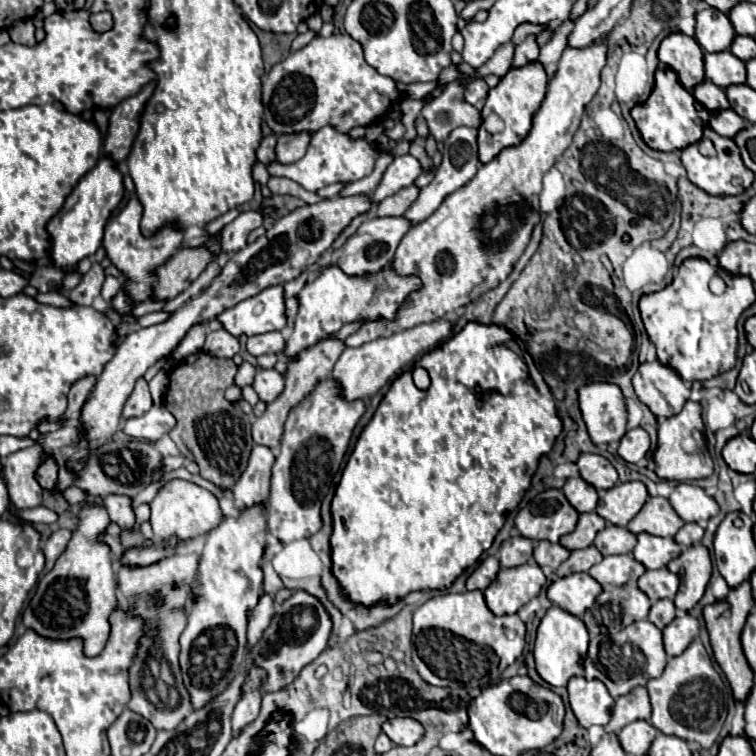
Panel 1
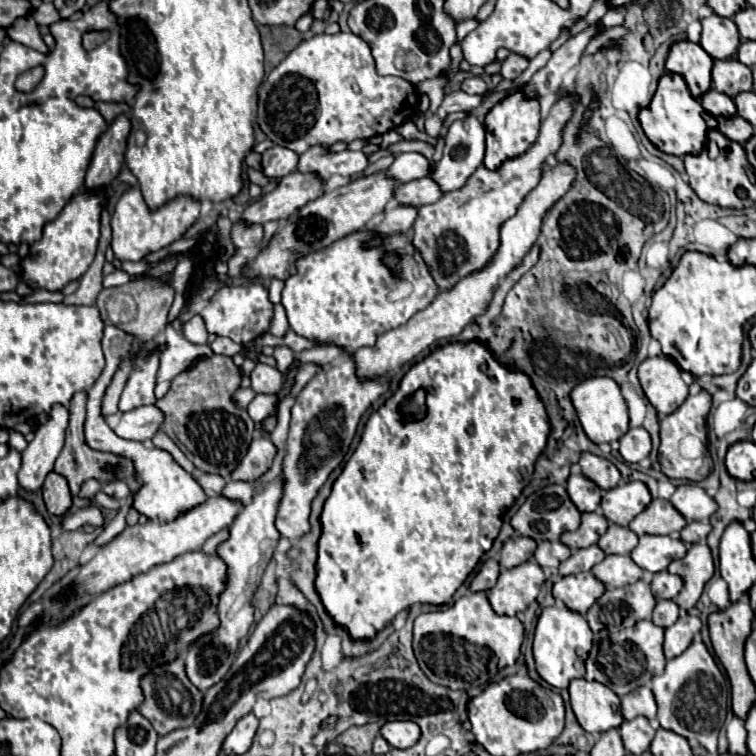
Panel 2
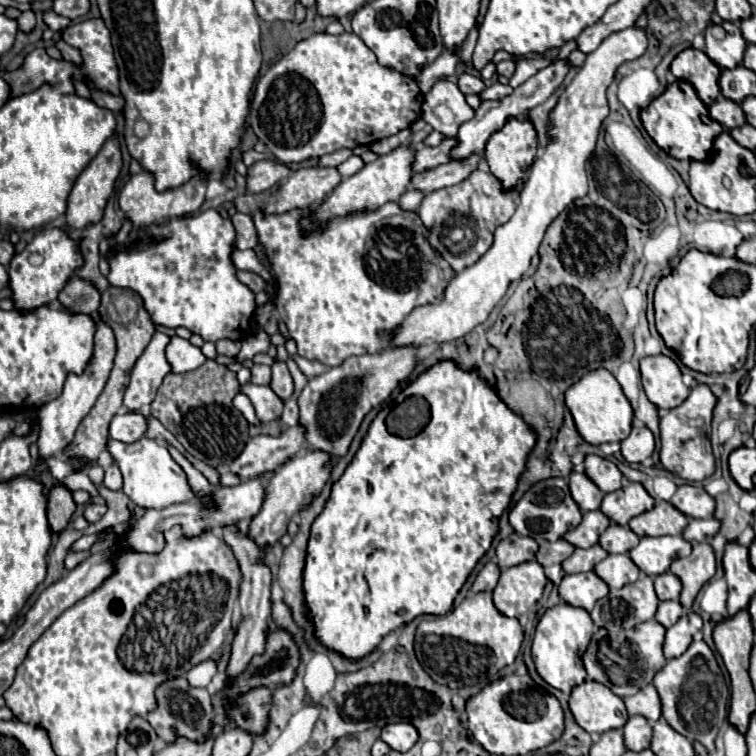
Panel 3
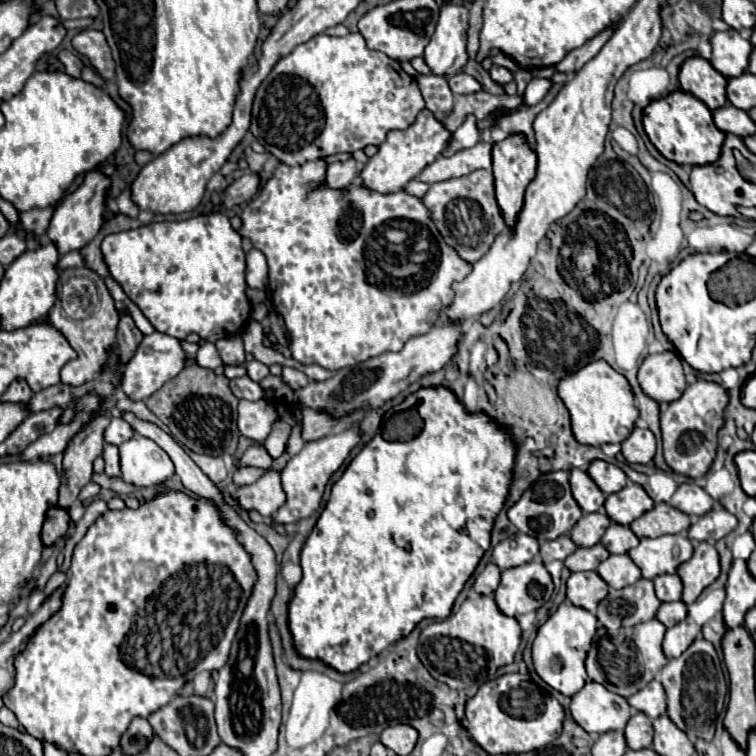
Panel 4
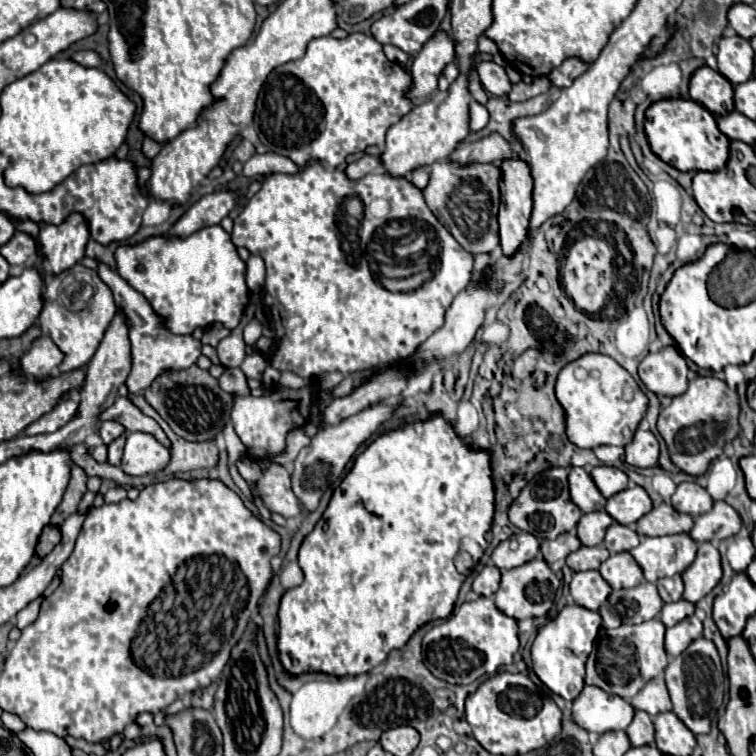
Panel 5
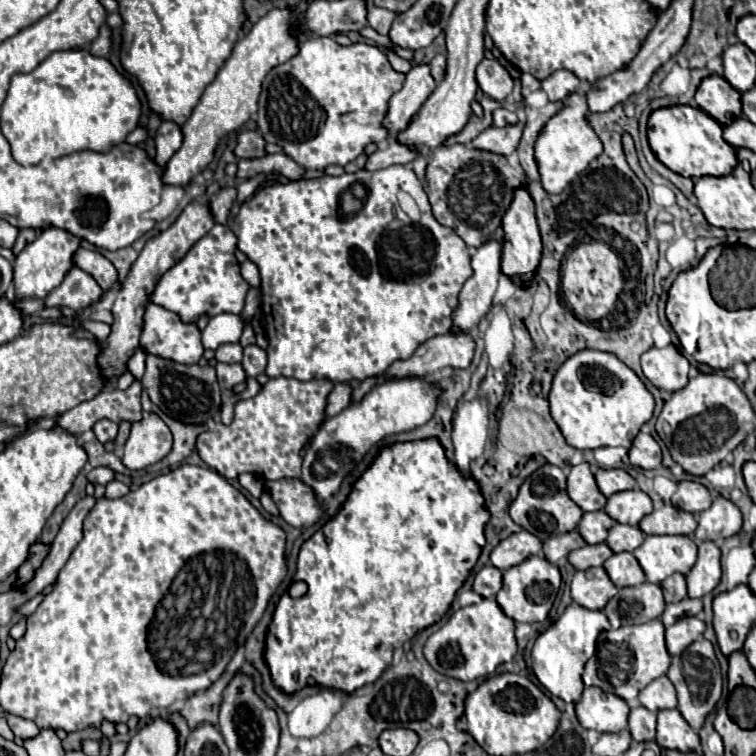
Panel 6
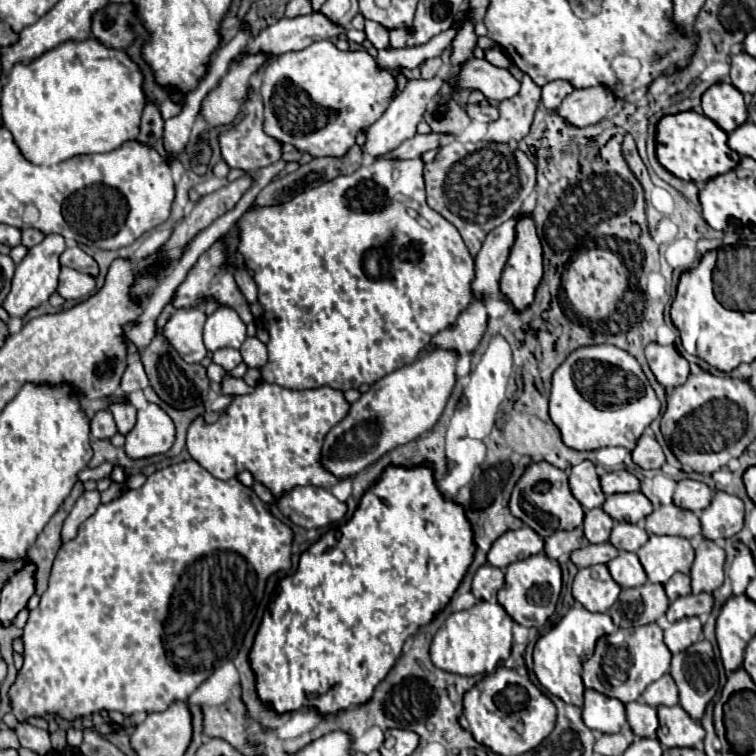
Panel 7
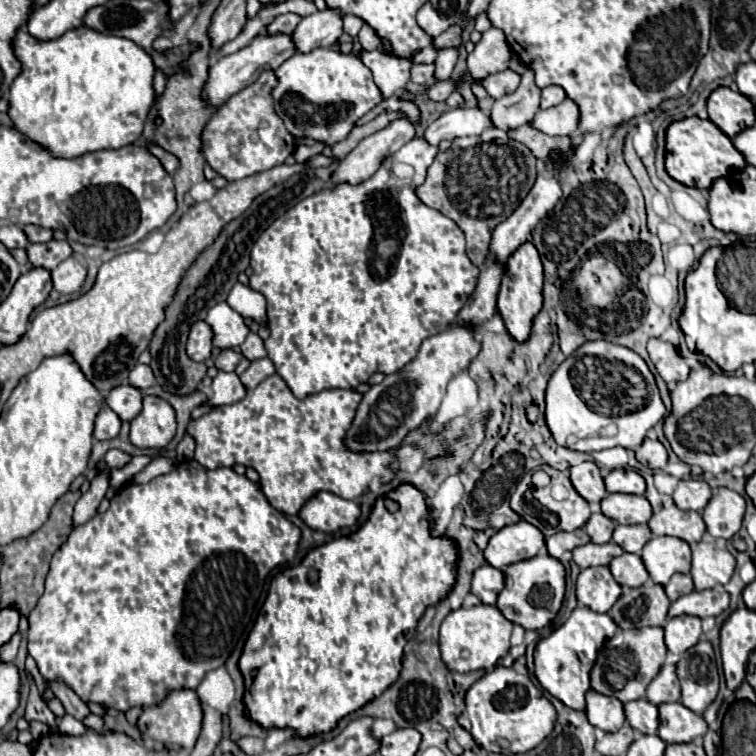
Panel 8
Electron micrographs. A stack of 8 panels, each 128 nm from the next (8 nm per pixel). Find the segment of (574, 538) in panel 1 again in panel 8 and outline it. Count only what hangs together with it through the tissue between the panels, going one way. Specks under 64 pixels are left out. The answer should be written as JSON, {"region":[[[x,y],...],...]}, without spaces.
{"region":[[[592,514],[590,520],[586,522],[586,532],[594,544],[606,544],[612,540],[614,522],[604,514]]]}

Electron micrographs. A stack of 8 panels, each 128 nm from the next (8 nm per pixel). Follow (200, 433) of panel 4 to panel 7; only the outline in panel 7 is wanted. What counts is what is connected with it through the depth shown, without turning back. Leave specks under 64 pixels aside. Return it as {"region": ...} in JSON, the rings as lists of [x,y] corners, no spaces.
{"region":[[[172,300],[164,306],[162,314],[158,316],[158,322],[156,322],[156,334],[150,342],[150,346],[146,350],[142,350],[140,358],[142,358],[142,364],[144,364],[144,370],[148,374],[148,380],[152,384],[152,388],[156,390],[156,394],[168,402],[170,406],[174,408],[190,408],[190,406],[196,406],[200,402],[204,402],[204,396],[208,392],[208,376],[206,376],[206,368],[202,364],[188,364],[180,358],[180,354],[174,350],[174,346],[170,346],[170,342],[166,342],[164,334],[162,334],[162,326],[170,320],[170,314],[174,314],[174,304]]]}

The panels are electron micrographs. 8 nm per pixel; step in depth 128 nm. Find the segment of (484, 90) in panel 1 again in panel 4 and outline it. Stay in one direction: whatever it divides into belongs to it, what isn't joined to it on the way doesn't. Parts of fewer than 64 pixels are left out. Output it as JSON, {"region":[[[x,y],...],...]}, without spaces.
{"region":[[[458,72],[454,76],[448,78],[448,86],[454,94],[470,94],[470,92],[478,92],[480,90],[480,84],[468,76],[466,72]]]}

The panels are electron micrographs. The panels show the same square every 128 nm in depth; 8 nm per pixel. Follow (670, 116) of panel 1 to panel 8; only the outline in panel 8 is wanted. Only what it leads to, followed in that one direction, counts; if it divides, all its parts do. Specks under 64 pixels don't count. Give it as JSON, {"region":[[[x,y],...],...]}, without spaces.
{"region":[[[684,118],[672,122],[666,130],[666,172],[684,186],[708,190],[714,180],[730,174],[732,170],[742,170],[746,166],[744,156],[734,148],[732,140],[710,120]]]}

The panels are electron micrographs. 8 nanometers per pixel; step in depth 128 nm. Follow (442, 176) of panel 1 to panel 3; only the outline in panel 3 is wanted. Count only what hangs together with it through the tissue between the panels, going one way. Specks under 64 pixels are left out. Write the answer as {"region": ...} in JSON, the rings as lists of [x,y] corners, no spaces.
{"region":[[[556,62],[556,64],[550,64],[548,68],[540,70],[532,78],[528,78],[510,96],[506,96],[502,100],[486,100],[486,102],[482,102],[480,108],[476,110],[476,116],[470,122],[460,126],[460,130],[458,130],[458,146],[452,150],[452,158],[466,158],[466,156],[470,156],[474,152],[484,152],[484,146],[486,146],[490,134],[498,132],[510,118],[524,118],[528,110],[532,110],[534,106],[538,106],[544,100],[548,100],[550,94],[562,84],[566,74],[568,74],[568,64],[566,62]]]}

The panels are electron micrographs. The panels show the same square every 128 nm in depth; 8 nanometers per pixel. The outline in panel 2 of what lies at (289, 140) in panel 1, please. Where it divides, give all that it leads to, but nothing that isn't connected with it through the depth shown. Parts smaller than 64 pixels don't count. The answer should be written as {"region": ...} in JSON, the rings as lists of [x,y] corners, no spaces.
{"region":[[[274,146],[262,154],[262,174],[272,180],[280,180],[298,168],[298,154],[288,148]]]}

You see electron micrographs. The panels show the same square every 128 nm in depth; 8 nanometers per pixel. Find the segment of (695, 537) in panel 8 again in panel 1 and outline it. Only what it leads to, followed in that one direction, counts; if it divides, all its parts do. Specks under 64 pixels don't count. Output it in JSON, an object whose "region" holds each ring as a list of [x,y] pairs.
{"region":[[[648,498],[644,508],[630,520],[632,534],[648,532],[654,536],[674,536],[684,526],[684,520],[674,512],[666,498]]]}

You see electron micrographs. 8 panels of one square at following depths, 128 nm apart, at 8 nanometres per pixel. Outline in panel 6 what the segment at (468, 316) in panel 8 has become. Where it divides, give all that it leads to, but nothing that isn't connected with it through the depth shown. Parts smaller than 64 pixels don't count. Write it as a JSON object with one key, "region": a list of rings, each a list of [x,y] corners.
{"region":[[[446,332],[446,334],[434,336],[434,338],[426,340],[422,346],[418,346],[418,350],[416,350],[408,360],[398,360],[398,362],[394,362],[394,364],[390,366],[390,370],[386,372],[386,376],[364,380],[364,382],[352,392],[352,398],[354,398],[354,402],[360,400],[374,384],[378,384],[378,382],[384,380],[384,378],[392,378],[392,376],[394,376],[394,378],[404,378],[404,376],[430,378],[436,370],[446,368],[446,366],[450,366],[450,368],[468,368],[470,362],[472,362],[472,358],[474,358],[474,348],[476,348],[474,338],[472,338],[468,332]]]}

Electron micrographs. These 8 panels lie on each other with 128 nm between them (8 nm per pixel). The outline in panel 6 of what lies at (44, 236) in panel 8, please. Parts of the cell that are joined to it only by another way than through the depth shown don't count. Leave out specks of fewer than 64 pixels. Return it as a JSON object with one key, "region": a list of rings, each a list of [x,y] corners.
{"region":[[[26,228],[26,230],[20,230],[20,234],[18,234],[18,240],[16,240],[16,244],[14,244],[14,254],[20,254],[22,250],[24,250],[24,246],[26,244],[30,244],[30,242],[34,242],[34,238],[38,238],[38,234],[34,232],[34,230],[30,230],[30,228]]]}

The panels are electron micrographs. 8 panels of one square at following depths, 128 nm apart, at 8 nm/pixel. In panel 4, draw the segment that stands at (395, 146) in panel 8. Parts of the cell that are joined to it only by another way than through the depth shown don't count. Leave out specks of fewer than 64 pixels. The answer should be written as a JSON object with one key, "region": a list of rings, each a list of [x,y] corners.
{"region":[[[448,2],[440,10],[436,30],[424,50],[424,62],[434,76],[452,76],[468,62],[466,54],[468,8],[460,2]]]}

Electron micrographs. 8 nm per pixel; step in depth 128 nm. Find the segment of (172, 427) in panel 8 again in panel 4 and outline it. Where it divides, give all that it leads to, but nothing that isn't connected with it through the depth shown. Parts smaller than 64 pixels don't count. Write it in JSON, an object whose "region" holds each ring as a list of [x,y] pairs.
{"region":[[[134,434],[134,438],[126,440],[118,448],[122,478],[128,484],[154,486],[174,472],[174,464],[168,454],[150,438]]]}

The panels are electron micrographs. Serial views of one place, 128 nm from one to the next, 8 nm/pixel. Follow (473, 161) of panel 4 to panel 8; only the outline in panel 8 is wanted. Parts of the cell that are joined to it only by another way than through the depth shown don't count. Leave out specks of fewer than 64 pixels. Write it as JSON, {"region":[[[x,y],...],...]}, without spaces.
{"region":[[[528,68],[522,74],[522,82],[510,96],[504,96],[492,106],[492,122],[500,130],[520,128],[532,122],[540,104],[540,88],[534,82],[534,72]]]}

